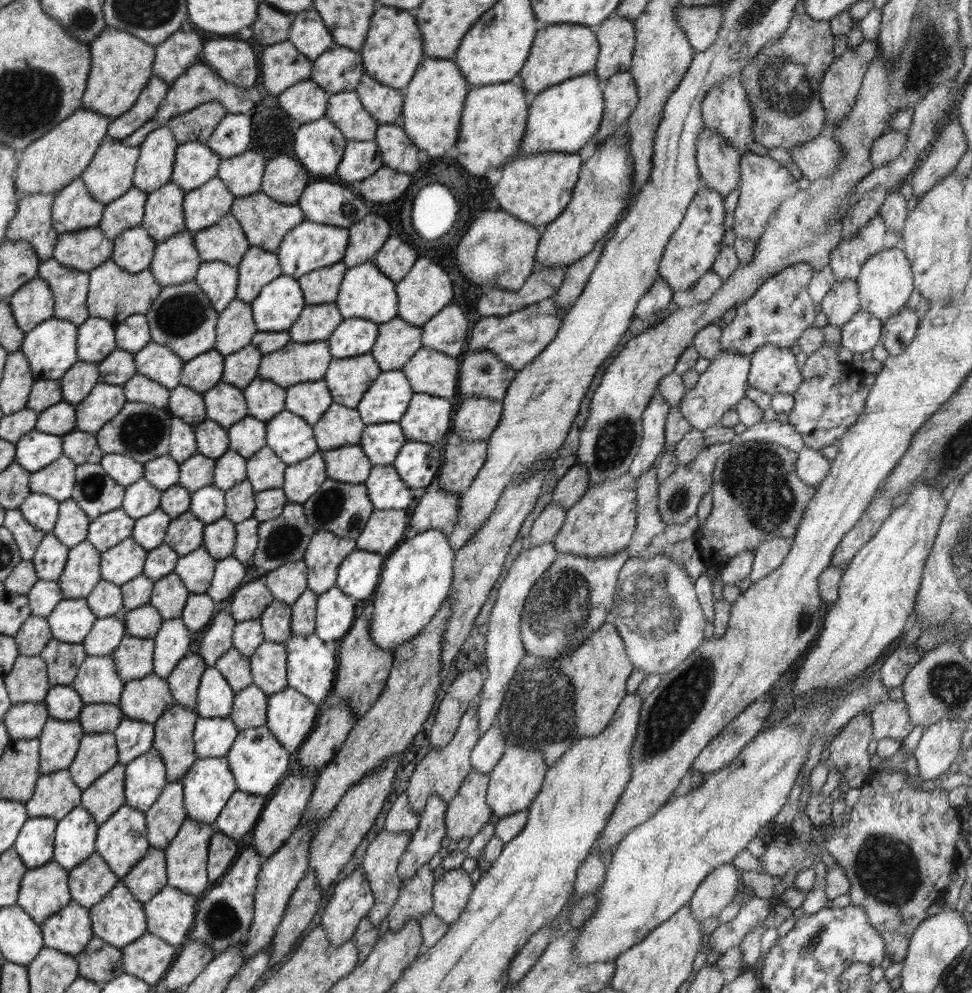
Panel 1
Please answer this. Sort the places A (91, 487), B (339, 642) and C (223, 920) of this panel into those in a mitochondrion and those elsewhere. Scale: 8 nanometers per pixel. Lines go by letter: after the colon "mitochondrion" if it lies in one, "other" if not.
A: mitochondrion
B: other
C: mitochondrion

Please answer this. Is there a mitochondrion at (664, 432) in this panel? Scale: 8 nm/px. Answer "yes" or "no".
no

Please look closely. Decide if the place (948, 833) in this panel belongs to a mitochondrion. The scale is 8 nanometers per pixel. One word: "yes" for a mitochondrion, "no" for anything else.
no

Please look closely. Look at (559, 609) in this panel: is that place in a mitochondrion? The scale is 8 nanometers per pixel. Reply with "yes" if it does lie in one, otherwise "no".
yes

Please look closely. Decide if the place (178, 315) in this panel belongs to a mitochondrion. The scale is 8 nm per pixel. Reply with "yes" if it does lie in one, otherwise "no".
yes

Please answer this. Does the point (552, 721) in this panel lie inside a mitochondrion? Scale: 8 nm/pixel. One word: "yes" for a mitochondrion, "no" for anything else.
yes

